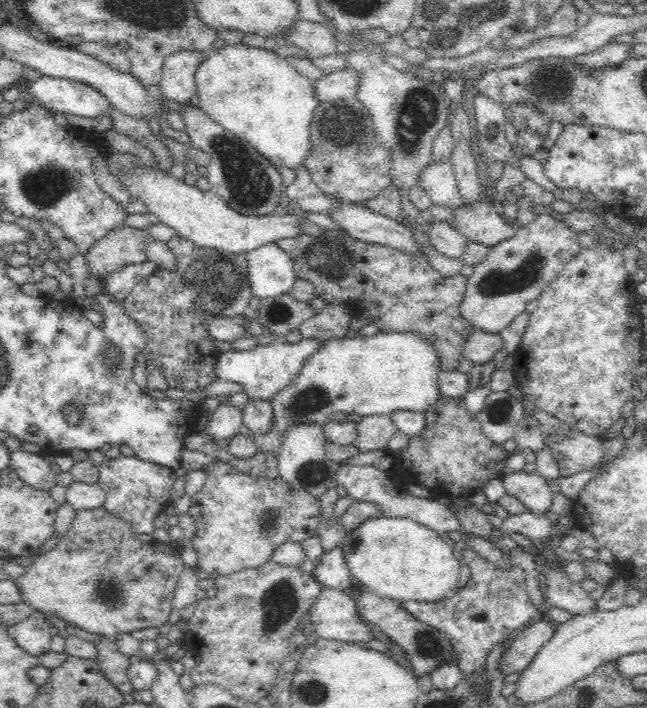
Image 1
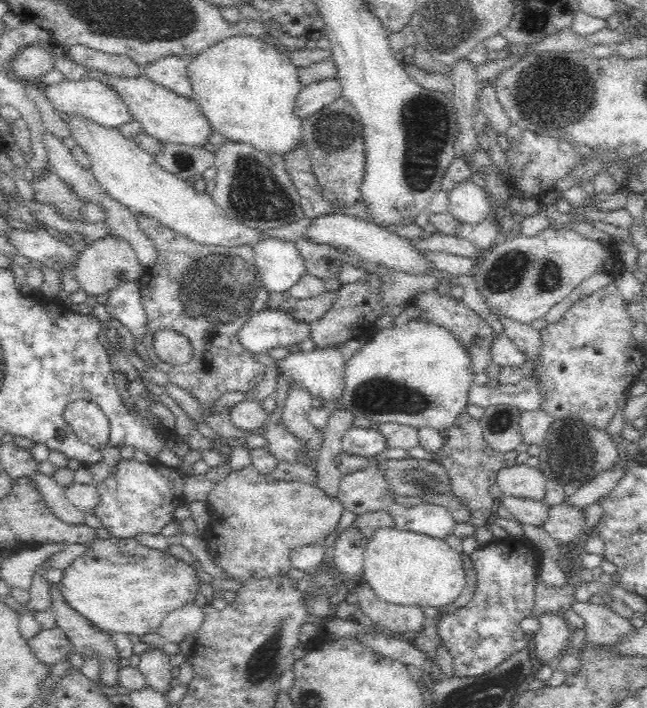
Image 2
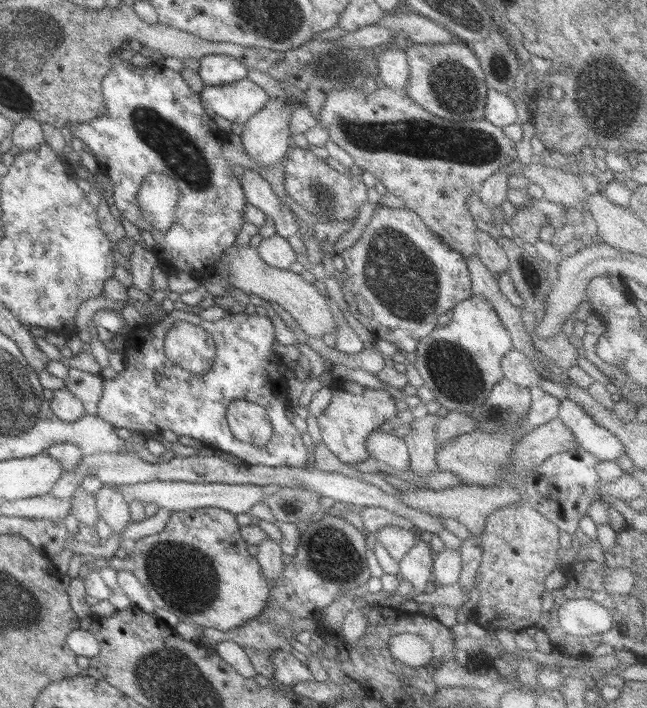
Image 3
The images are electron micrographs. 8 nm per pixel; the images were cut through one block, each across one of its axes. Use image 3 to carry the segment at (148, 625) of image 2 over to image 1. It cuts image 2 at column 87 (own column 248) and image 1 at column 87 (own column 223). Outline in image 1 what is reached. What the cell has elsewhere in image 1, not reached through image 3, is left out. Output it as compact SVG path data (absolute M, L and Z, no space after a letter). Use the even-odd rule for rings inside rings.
M102 507L94 508L94 510L82 510L82 512L76 512L71 529L68 530L68 534L66 534L62 540L57 540L56 542L49 544L38 555L34 555L32 558L27 559L30 564L27 563L25 573L22 573L14 580L24 604L30 606L34 611L46 614L46 616L56 615L56 617L64 619L66 623L70 623L70 626L76 626L86 633L112 638L117 637L120 634L131 633L135 630L143 630L151 627L158 628L169 623L174 589L176 588L176 583L184 568L183 560L181 558L181 550L170 545L158 544L157 542L148 544L140 542L137 535L132 532L131 525L128 522L120 519L114 514L109 514Z

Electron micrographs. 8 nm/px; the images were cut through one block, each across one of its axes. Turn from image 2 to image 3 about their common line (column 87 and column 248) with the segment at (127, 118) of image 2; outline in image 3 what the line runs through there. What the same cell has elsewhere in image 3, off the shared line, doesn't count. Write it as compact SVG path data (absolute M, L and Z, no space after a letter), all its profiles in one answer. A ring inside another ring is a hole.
M247 79L226 86L205 85L199 96L204 107L239 126L243 126L270 99L264 88Z

